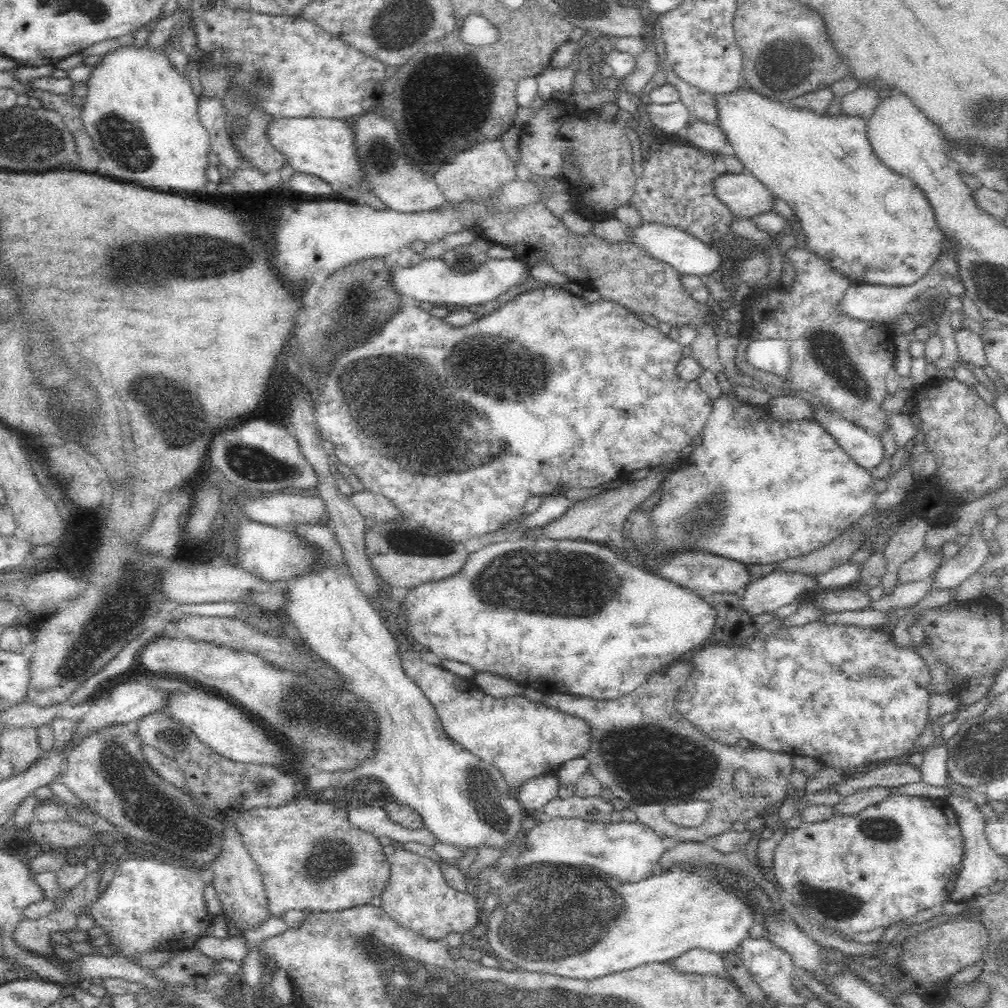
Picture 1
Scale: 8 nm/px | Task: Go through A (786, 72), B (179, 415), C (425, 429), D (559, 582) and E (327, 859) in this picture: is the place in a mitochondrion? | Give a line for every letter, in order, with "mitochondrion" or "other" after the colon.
A: mitochondrion
B: mitochondrion
C: mitochondrion
D: mitochondrion
E: mitochondrion

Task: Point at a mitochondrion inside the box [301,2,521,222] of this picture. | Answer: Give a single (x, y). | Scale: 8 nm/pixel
(382, 153)

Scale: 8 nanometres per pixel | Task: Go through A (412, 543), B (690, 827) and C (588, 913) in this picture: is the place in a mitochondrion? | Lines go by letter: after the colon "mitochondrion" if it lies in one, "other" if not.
A: mitochondrion
B: other
C: mitochondrion

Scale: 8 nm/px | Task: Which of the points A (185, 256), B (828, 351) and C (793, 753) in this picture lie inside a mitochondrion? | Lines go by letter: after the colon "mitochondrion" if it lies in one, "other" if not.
A: mitochondrion
B: mitochondrion
C: other

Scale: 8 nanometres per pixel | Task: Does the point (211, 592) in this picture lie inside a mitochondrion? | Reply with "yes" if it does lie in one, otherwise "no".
no

